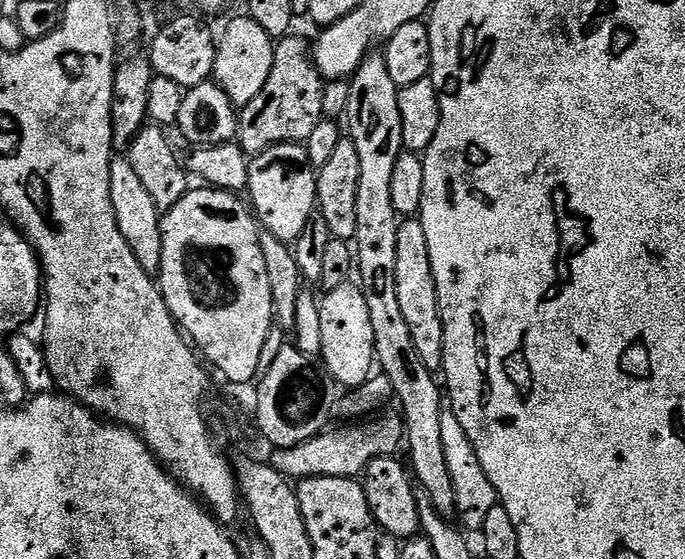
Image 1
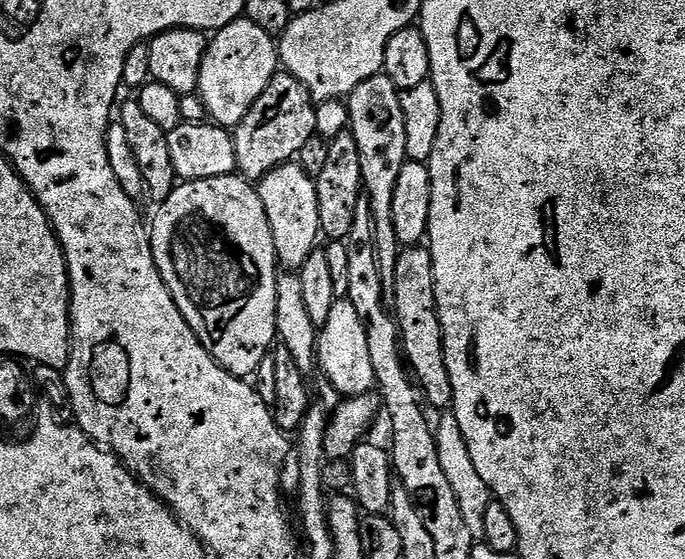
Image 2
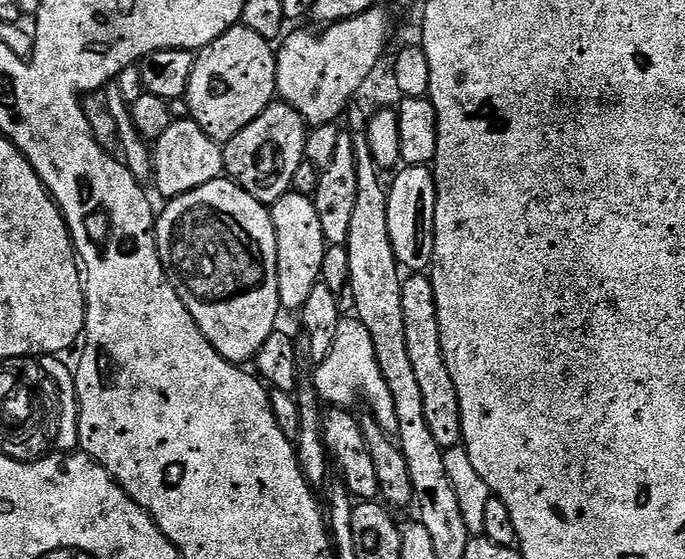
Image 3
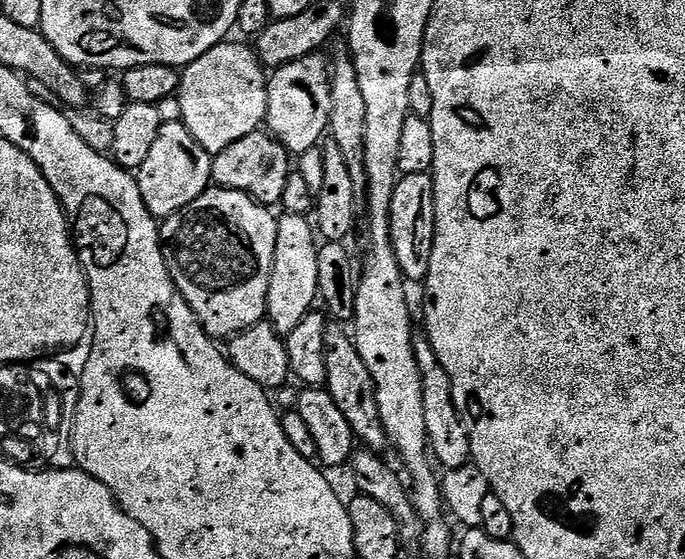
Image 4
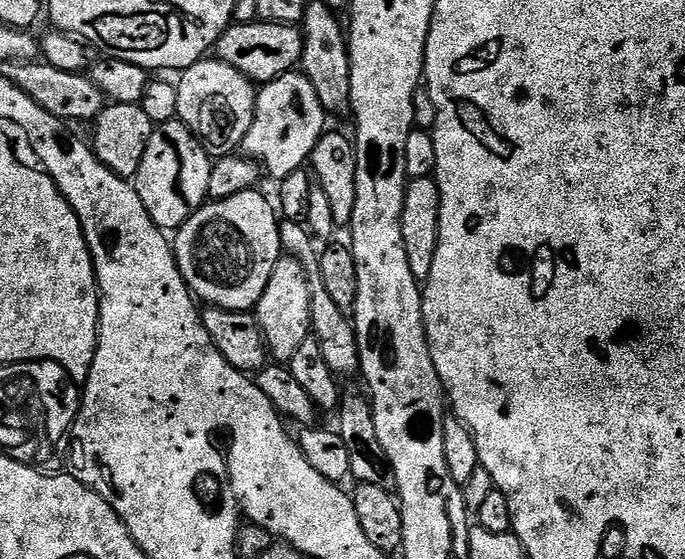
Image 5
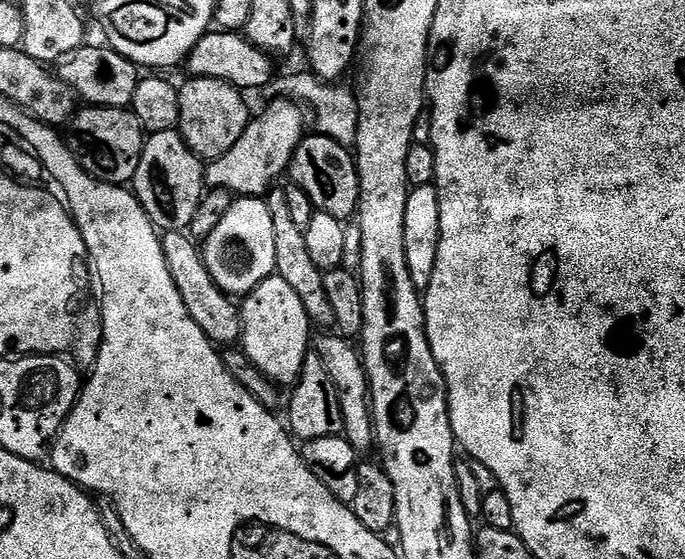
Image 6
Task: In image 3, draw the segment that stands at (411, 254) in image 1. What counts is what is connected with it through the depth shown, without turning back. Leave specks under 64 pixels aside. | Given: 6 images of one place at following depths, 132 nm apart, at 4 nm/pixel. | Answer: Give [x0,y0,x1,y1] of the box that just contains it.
[402,274,464,450]

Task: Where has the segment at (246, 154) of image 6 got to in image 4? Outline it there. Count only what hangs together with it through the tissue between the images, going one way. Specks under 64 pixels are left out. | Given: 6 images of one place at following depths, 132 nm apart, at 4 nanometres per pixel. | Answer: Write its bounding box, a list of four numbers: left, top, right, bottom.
[267,55,330,154]

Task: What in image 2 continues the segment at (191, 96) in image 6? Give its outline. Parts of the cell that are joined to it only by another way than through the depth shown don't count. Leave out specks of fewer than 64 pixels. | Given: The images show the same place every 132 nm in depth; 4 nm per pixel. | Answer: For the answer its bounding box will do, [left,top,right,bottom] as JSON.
[198,18,278,130]

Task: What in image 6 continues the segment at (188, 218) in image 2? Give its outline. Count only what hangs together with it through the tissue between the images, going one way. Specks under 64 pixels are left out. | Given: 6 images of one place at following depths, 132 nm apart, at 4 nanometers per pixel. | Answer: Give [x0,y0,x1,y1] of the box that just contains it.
[202,196,276,298]

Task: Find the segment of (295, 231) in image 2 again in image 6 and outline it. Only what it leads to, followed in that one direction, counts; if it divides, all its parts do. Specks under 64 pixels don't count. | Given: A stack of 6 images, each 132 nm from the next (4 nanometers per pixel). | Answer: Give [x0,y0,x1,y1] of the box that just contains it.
[239,274,310,386]

